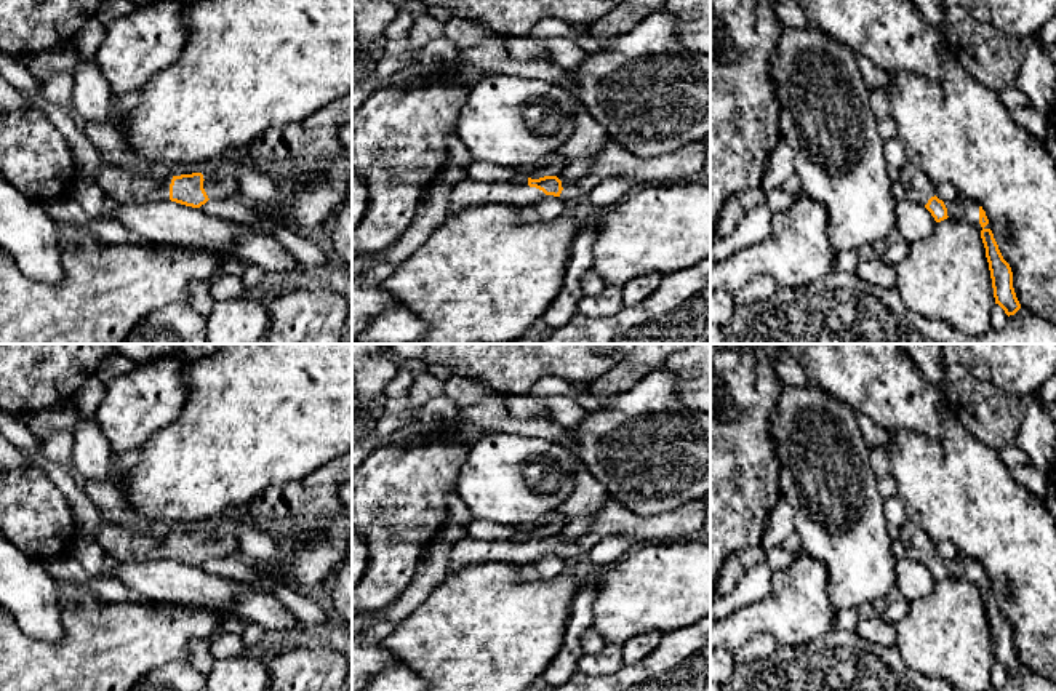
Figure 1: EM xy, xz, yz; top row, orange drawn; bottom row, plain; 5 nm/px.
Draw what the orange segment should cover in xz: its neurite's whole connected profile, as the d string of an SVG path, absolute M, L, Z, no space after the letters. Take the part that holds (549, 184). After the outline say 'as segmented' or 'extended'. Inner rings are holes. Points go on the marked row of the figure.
M613 139L594 155L592 171L579 181L560 181L557 176L525 178L512 182L480 182L470 178L450 187L448 213L483 203L506 203L517 208L536 206L546 195L560 197L568 205L584 198L608 178L630 178L637 184L658 186L702 171L704 142L690 142L659 157L642 158L622 149Z; extended

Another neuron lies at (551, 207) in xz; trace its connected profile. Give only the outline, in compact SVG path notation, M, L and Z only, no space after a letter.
M546 195L538 205L538 211L542 221L552 221L562 216L568 210L568 203L560 197Z

